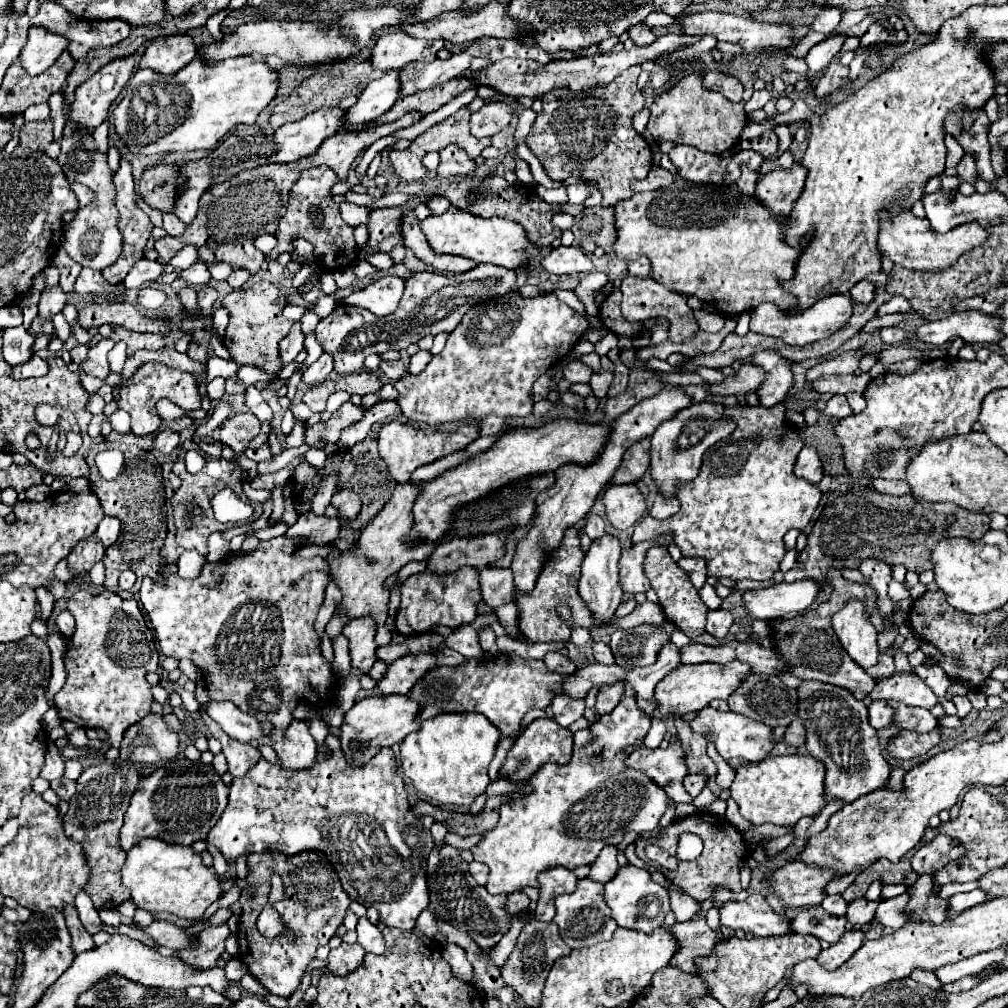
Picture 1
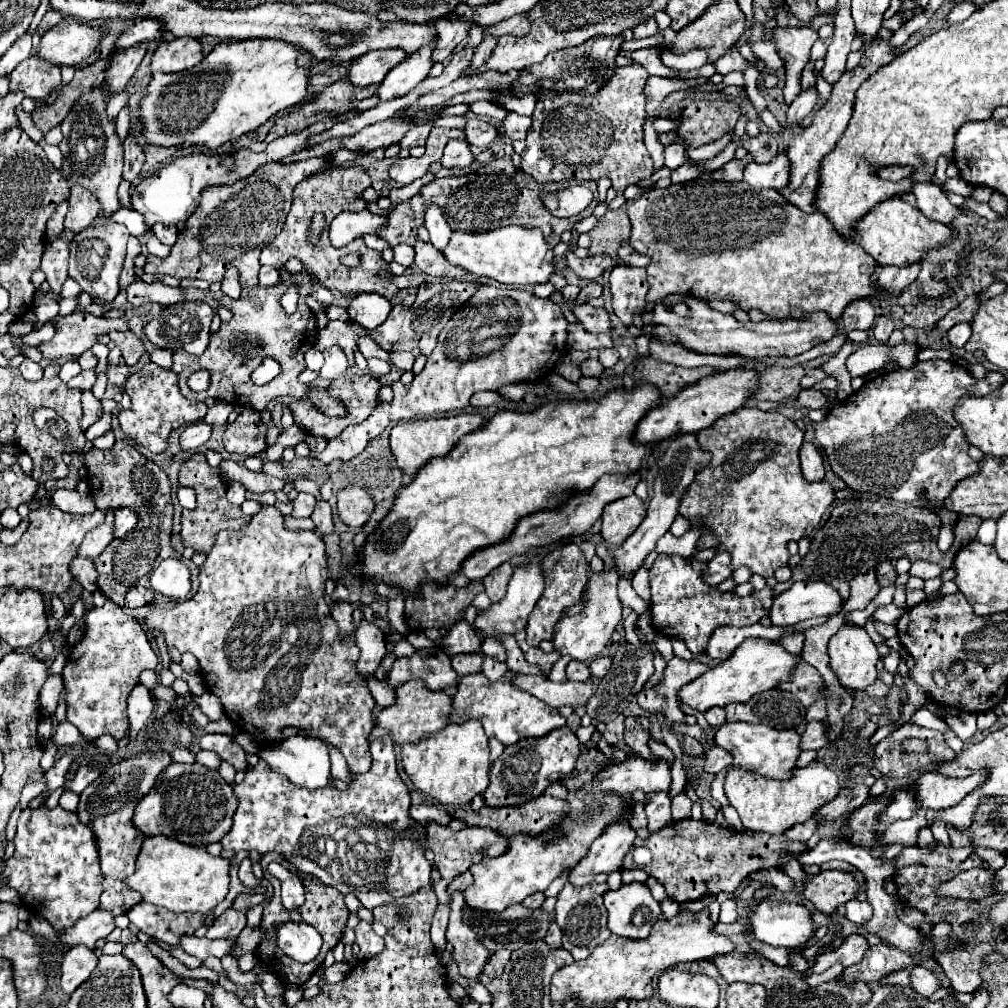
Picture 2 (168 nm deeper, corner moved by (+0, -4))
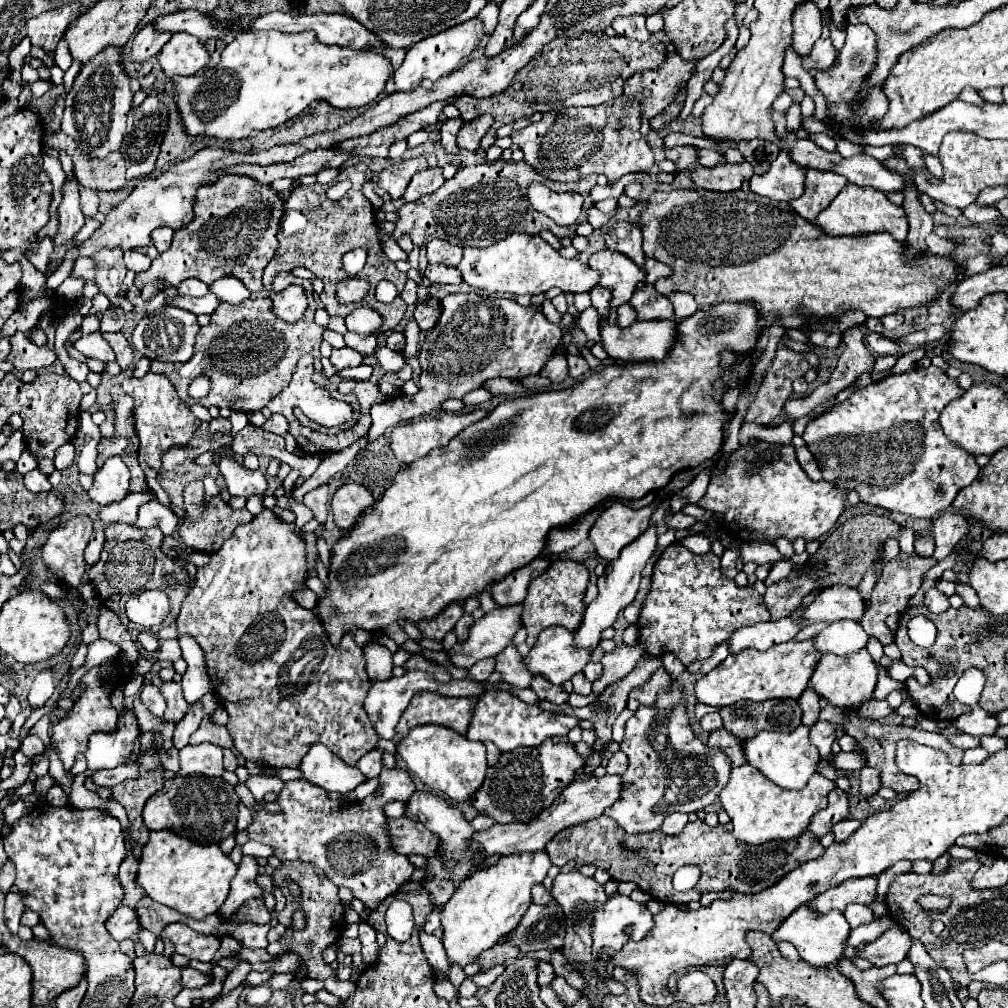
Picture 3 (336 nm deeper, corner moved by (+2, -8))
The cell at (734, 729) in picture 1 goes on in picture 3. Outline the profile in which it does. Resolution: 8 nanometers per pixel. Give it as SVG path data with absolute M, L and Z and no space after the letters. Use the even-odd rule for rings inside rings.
M799 727L791 733L771 733L761 731L759 735L745 741L745 755L751 765L755 765L767 779L771 779L775 785L783 789L803 789L811 775L817 773L817 765L821 761L821 755L815 745L809 741L809 727Z

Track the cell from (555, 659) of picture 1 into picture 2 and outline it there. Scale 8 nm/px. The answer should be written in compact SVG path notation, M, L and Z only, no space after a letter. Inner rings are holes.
M571 661L565 669L567 673L567 679L573 679L573 681L583 681L589 677L589 667L587 663L581 663L581 661Z

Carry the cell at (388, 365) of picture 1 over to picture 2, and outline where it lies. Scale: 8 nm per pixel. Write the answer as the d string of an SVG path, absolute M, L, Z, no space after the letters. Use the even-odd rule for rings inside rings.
M369 359L369 371L375 377L383 377L391 371L391 363L389 361L381 361L381 359Z

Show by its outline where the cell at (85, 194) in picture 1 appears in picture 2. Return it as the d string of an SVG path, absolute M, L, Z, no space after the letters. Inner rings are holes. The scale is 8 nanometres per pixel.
M81 185L71 187L71 197L69 197L69 211L65 215L63 227L69 227L69 231L83 231L89 227L101 211L99 201L95 199L93 193L89 193Z

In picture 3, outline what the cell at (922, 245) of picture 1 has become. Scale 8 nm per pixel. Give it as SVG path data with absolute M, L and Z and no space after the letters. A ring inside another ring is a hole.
M847 183L843 191L831 201L831 205L821 211L811 223L821 227L827 235L867 235L867 233L877 233L877 231L887 231L891 233L897 241L907 239L907 215L903 207L893 205L885 193L875 191L871 187L857 187L853 183Z

